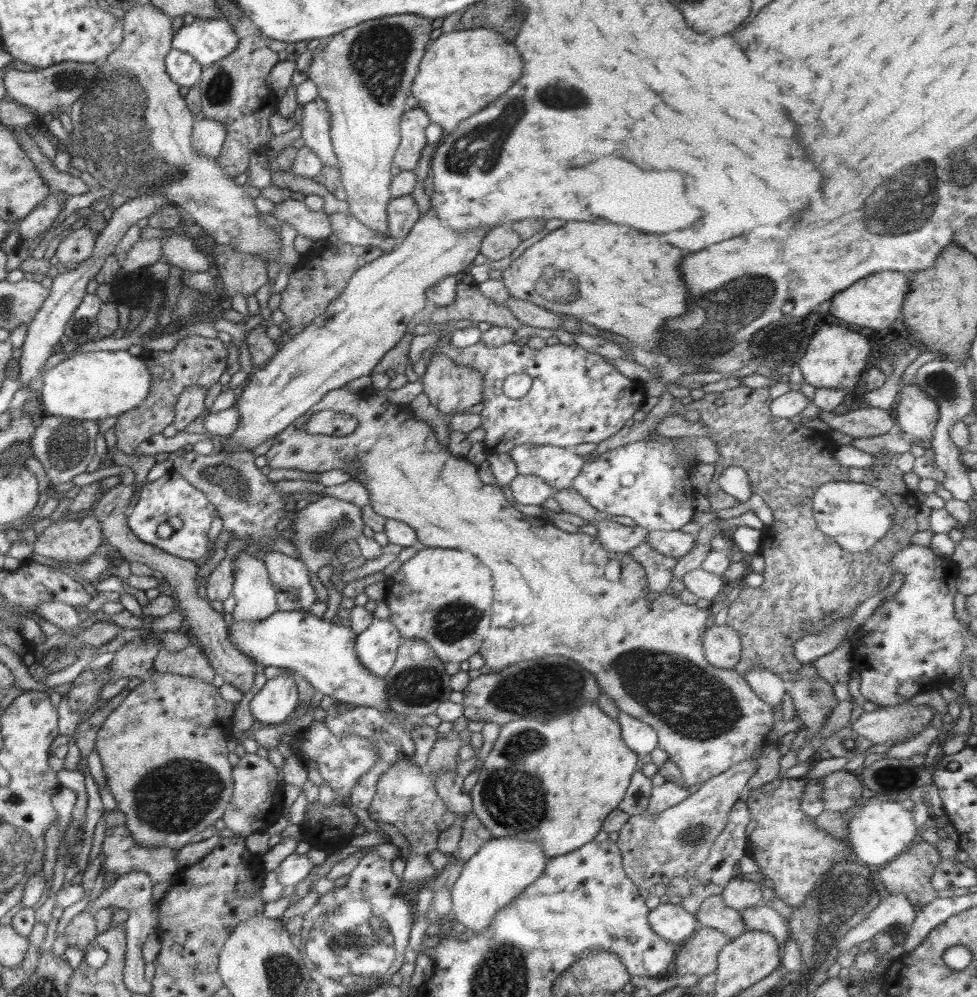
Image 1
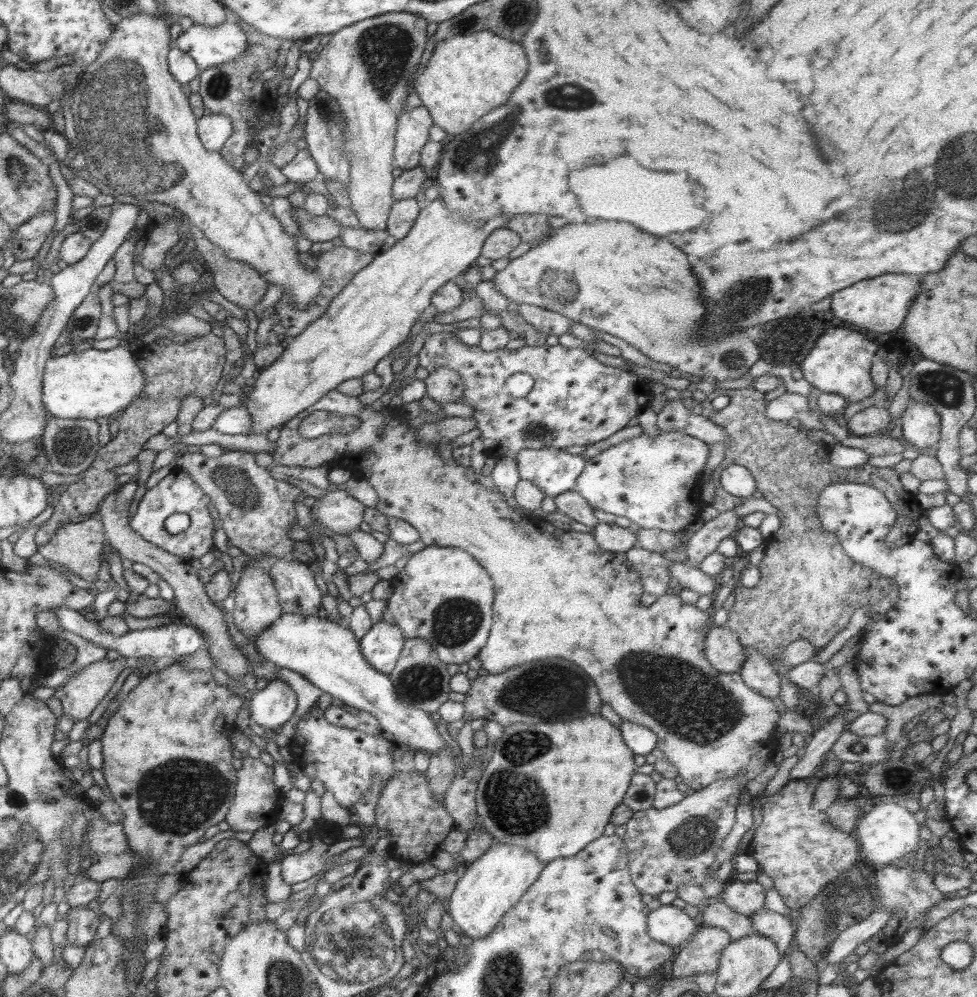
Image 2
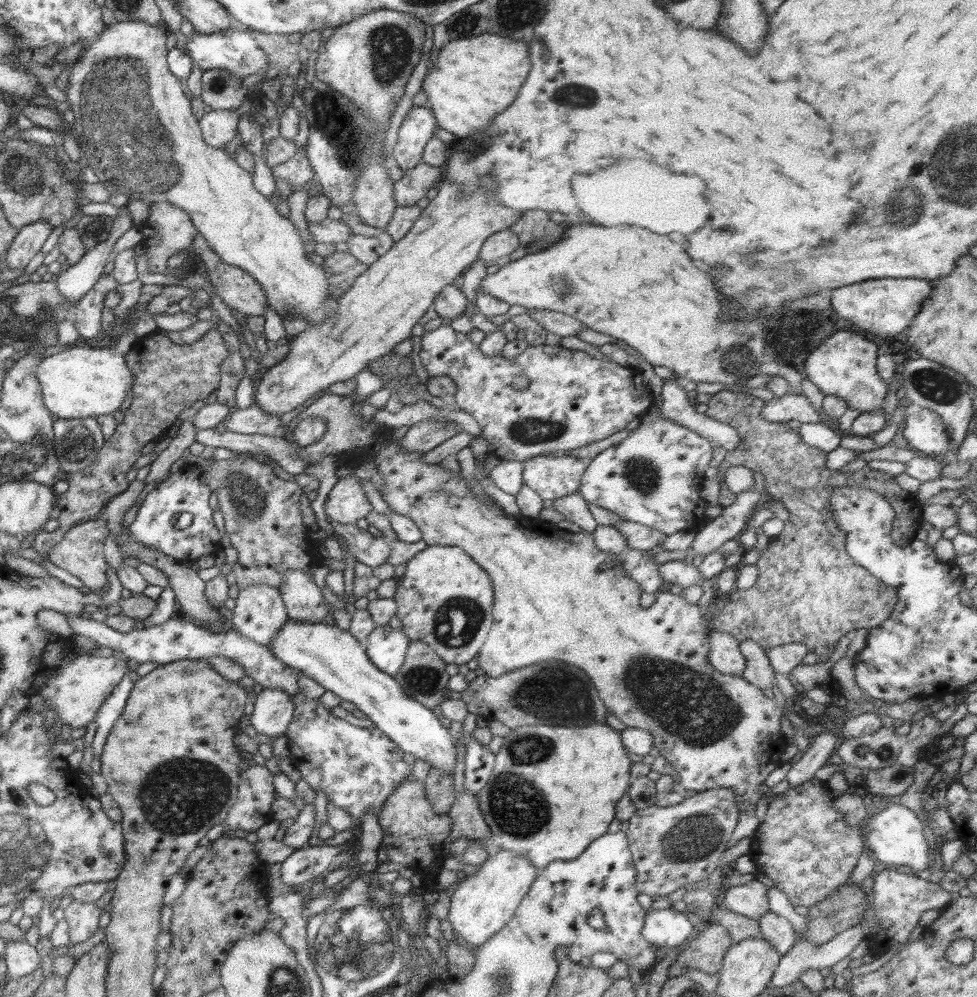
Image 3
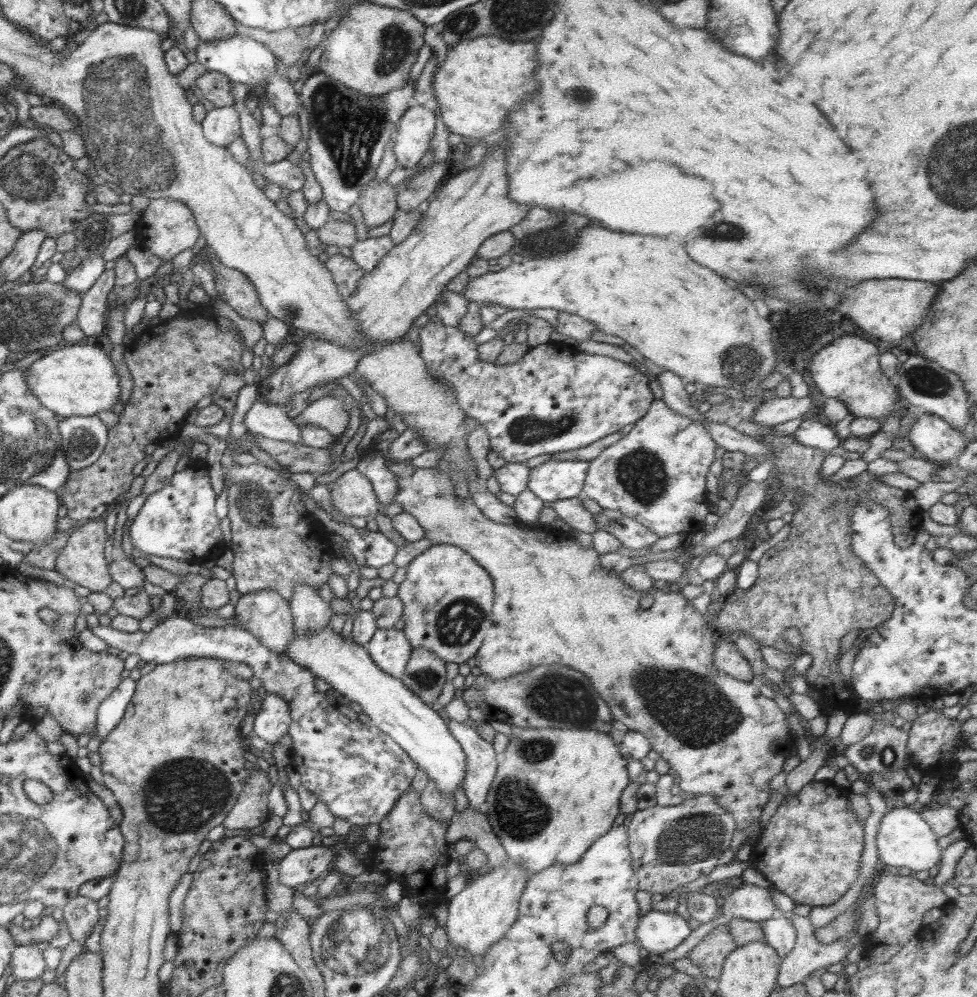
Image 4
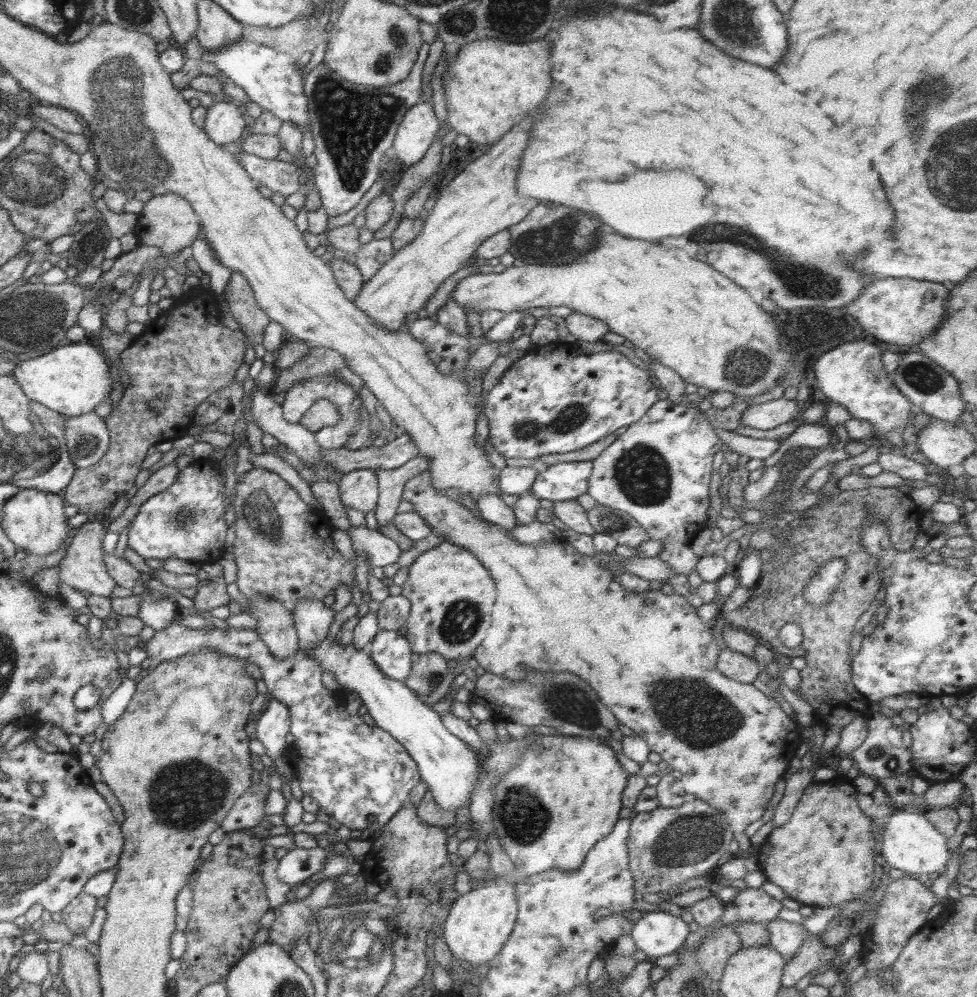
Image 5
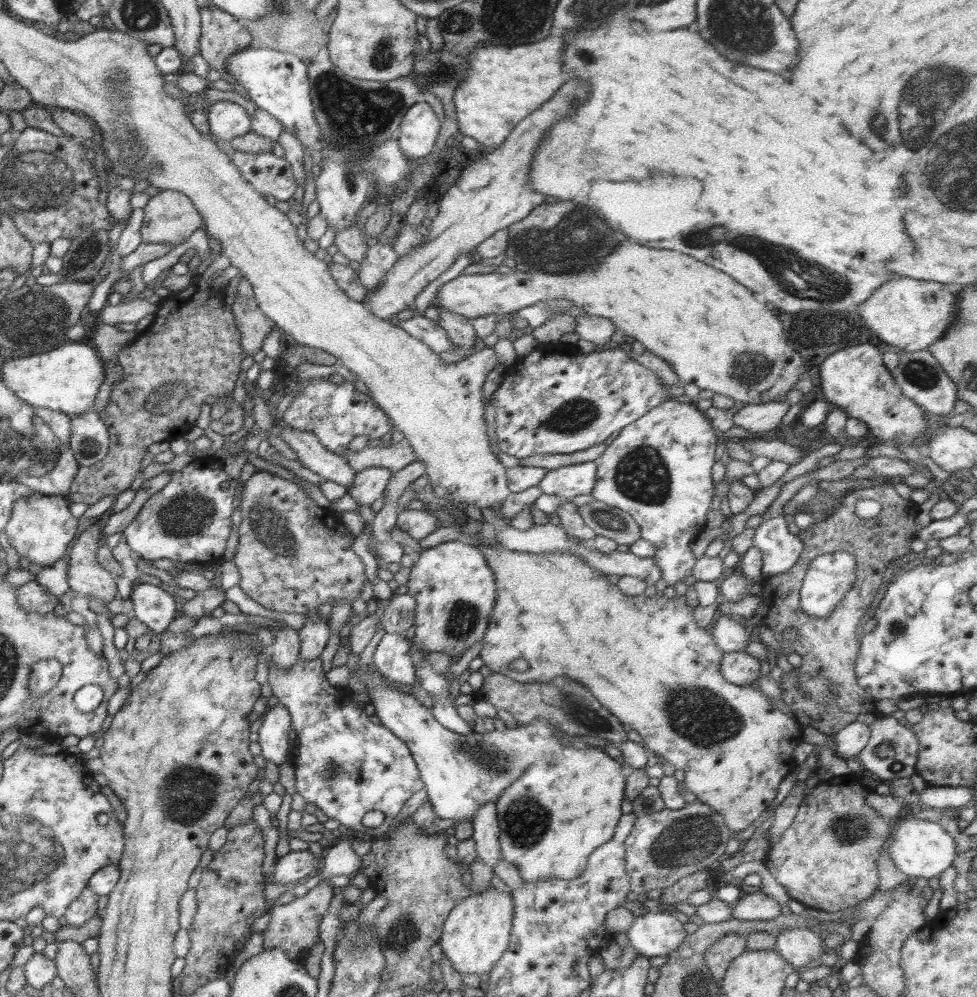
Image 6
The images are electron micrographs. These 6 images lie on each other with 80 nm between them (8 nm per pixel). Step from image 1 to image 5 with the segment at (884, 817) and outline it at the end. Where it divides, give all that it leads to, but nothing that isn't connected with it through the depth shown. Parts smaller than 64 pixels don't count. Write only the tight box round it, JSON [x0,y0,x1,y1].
[878,807,952,876]

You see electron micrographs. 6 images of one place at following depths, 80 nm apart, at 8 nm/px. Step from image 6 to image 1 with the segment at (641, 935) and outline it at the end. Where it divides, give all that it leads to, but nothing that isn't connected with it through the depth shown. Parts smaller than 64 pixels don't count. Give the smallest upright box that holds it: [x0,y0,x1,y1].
[648,904,701,946]

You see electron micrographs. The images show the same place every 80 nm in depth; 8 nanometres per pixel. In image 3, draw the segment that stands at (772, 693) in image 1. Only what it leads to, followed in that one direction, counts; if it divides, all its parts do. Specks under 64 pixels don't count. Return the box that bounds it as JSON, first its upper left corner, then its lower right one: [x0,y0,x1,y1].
[739,639,775,690]

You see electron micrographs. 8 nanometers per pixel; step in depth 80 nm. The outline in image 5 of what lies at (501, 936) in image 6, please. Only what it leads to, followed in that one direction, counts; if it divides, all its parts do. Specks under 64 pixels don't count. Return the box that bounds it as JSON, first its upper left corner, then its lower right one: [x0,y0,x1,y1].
[441,876,517,970]

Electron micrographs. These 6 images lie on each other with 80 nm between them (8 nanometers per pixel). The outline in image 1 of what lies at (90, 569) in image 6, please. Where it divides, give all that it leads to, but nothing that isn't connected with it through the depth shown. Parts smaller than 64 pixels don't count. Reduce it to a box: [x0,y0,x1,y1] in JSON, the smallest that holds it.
[32,517,104,564]

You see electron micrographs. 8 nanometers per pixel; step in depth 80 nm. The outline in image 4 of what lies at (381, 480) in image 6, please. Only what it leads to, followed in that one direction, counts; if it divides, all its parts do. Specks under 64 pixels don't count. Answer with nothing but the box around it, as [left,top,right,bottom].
[332,470,379,522]

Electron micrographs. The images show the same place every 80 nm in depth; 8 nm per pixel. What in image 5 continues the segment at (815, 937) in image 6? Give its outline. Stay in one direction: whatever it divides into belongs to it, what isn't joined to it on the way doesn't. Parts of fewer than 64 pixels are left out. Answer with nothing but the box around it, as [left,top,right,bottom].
[764,919,808,961]

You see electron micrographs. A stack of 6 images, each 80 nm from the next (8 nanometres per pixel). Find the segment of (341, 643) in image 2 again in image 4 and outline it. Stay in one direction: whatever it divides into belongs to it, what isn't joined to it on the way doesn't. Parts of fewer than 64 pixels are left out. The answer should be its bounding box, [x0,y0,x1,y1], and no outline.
[284,628,467,795]

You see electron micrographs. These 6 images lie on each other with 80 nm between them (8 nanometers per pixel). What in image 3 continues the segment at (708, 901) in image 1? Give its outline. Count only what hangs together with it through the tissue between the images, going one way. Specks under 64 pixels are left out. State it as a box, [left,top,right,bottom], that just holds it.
[707,903,762,943]

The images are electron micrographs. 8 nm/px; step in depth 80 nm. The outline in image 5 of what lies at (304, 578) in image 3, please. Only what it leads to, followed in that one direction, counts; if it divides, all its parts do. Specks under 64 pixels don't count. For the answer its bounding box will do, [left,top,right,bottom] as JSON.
[293,599,334,651]

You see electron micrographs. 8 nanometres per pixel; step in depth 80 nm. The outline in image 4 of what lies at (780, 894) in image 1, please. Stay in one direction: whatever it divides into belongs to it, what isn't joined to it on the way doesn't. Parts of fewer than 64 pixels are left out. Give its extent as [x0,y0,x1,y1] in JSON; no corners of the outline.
[751,779,864,907]

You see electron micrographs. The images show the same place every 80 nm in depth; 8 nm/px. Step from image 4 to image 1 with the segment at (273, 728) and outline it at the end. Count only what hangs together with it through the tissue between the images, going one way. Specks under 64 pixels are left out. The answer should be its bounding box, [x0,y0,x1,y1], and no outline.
[249,669,299,726]

